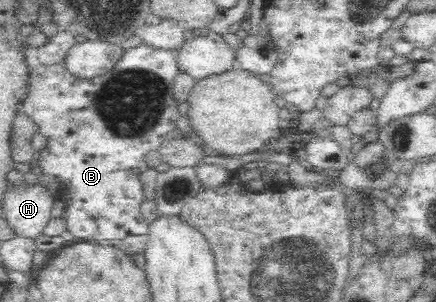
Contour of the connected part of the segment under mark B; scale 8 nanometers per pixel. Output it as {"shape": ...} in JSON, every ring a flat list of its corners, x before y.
{"shape":[[145,43,125,50,121,56,121,61,118,61,111,71,92,77,91,79,73,75,64,63,39,63,39,65,32,69,30,75,30,92,21,110,35,122,36,131,47,138,47,147,40,151,41,157,38,159,37,164,43,174,55,176,58,181,60,191,56,193,57,199,67,204,67,209,65,209,63,216,67,224,68,237,78,240,85,239,85,241,91,243,109,243,113,239,120,239,121,241,128,235,143,235,148,233,150,223,141,214,140,208,141,203,145,199,141,174,149,169,145,162,147,153,158,149,161,144,162,135,176,129,176,121,178,120,177,117,179,117,177,106,180,103,175,99,174,79,179,71,180,69,173,51,167,51]]}

